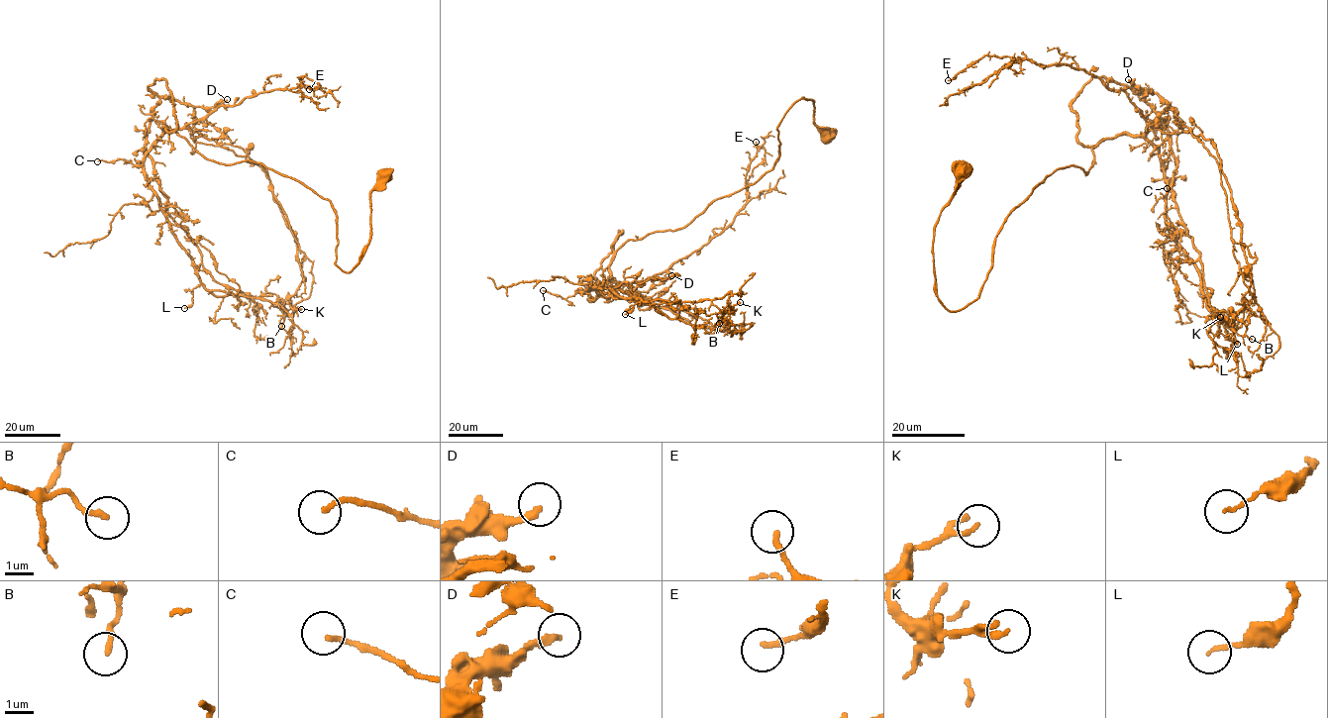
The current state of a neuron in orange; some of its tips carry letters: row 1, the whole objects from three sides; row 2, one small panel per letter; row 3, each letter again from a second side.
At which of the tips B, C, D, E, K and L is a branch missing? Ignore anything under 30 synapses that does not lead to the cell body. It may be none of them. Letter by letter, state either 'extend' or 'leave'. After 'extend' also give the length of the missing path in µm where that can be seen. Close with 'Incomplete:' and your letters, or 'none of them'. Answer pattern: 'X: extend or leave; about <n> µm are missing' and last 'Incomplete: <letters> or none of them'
B: leave
C: leave
D: extend; about 30 µm are missing
E: leave
K: leave
L: leave
Incomplete: D

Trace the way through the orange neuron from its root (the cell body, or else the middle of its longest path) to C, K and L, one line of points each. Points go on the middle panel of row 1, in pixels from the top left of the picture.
C: (828, 136), (801, 98), (754, 183), (626, 240), (600, 288), (543, 290)
K: (828, 136), (801, 98), (771, 170), (609, 267), (716, 330), (742, 333), (723, 321), (740, 302)
L: (828, 136), (801, 98), (771, 170), (683, 227), (626, 240), (610, 280), (588, 288), (641, 299), (625, 314)

